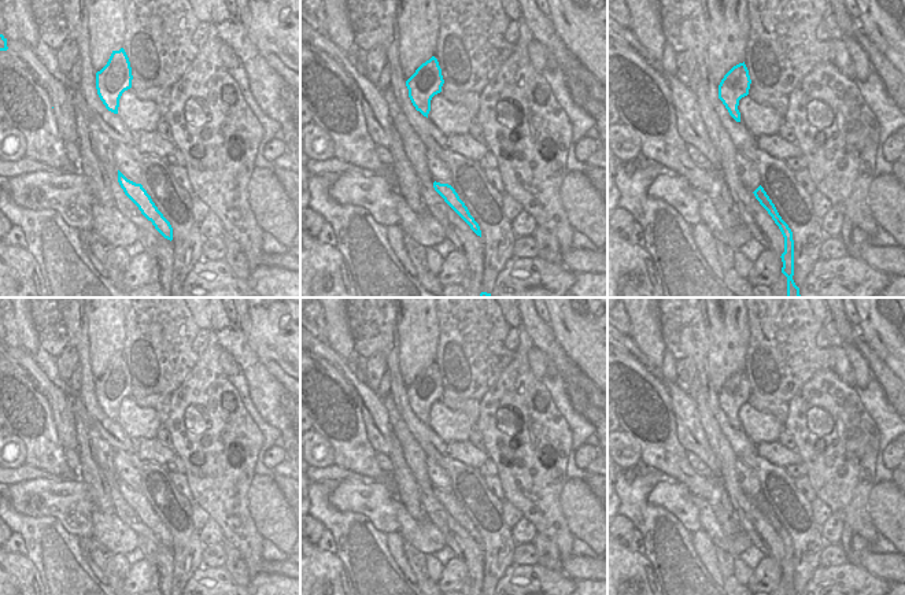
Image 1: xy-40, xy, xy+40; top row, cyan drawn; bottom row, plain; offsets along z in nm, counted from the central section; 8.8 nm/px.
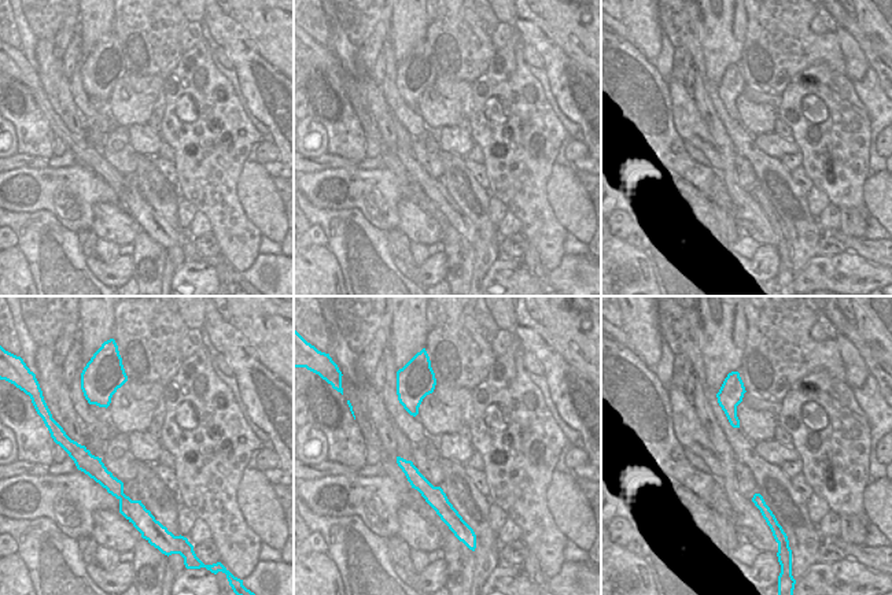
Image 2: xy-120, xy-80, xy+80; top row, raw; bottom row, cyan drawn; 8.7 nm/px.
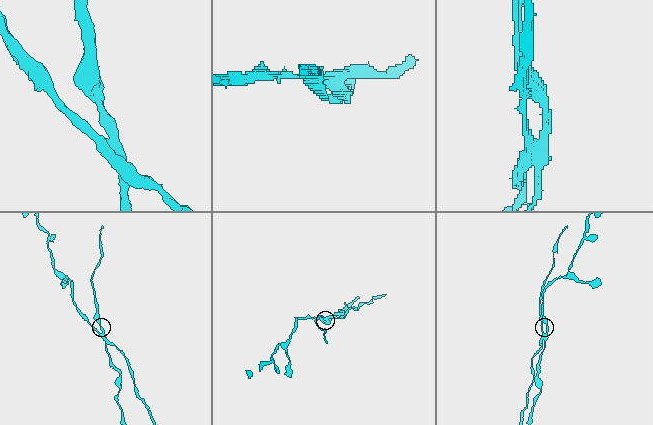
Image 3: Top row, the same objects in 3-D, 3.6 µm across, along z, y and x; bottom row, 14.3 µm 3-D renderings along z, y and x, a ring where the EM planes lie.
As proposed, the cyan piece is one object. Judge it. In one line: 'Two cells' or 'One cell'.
Two cells

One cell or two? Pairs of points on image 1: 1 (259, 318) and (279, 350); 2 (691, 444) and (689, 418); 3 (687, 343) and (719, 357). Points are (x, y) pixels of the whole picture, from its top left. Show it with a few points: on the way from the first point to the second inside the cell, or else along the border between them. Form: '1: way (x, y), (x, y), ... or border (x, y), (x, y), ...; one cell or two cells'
1: way (268, 326), (279, 337), (279, 342); one cell
2: way (691, 438), (689, 425); one cell
3: border (706, 318), (706, 370), (712, 383); two cells

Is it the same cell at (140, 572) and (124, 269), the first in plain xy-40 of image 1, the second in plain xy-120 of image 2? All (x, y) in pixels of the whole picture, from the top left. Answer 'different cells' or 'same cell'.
same cell

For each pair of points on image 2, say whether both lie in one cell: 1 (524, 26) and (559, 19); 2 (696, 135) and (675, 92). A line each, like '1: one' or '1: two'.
1: two
2: one

